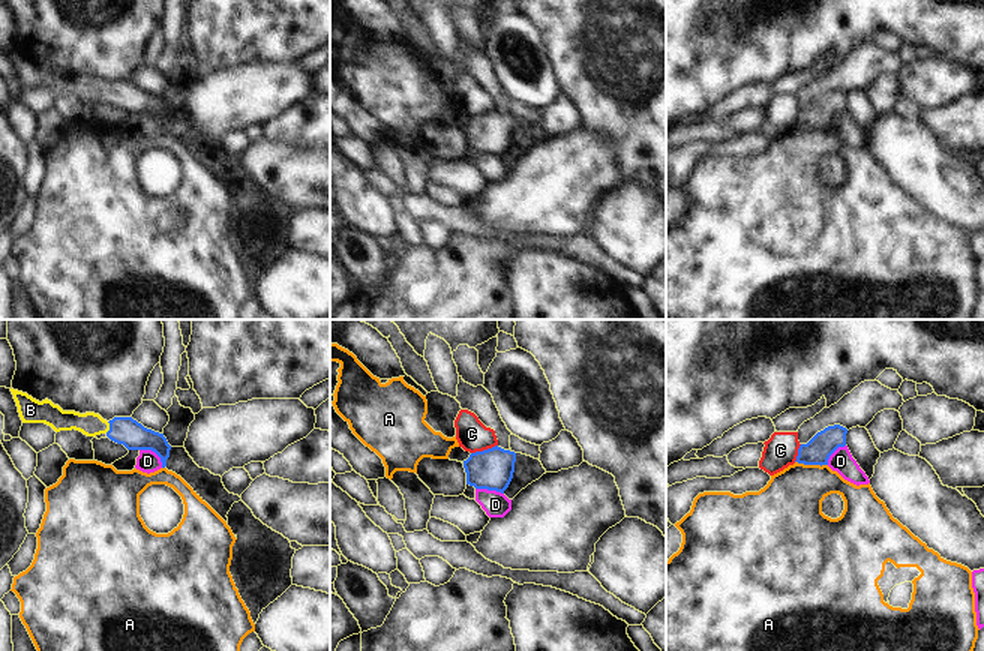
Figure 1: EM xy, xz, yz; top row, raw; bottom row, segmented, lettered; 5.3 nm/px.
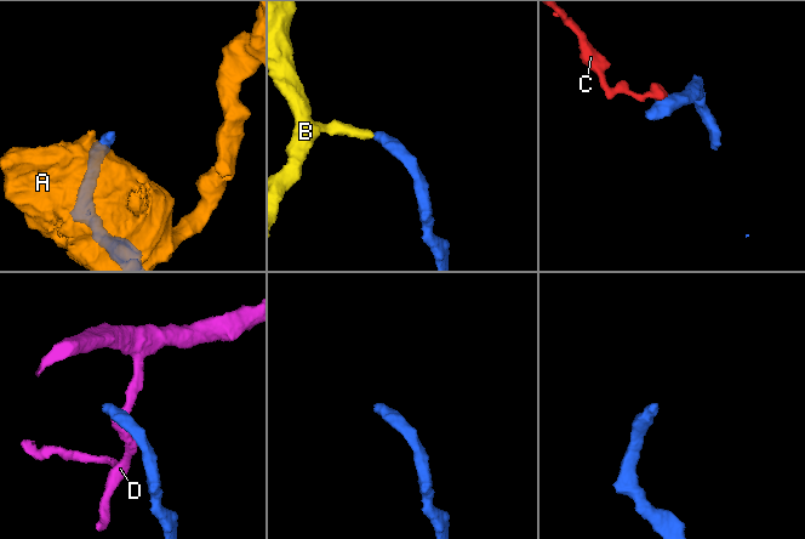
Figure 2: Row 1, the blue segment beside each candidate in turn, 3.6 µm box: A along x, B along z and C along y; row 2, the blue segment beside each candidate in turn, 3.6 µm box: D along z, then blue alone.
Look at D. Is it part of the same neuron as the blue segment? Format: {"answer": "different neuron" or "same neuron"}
{"answer": "different neuron"}

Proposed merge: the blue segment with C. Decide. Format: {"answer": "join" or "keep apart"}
{"answer": "keep apart"}

